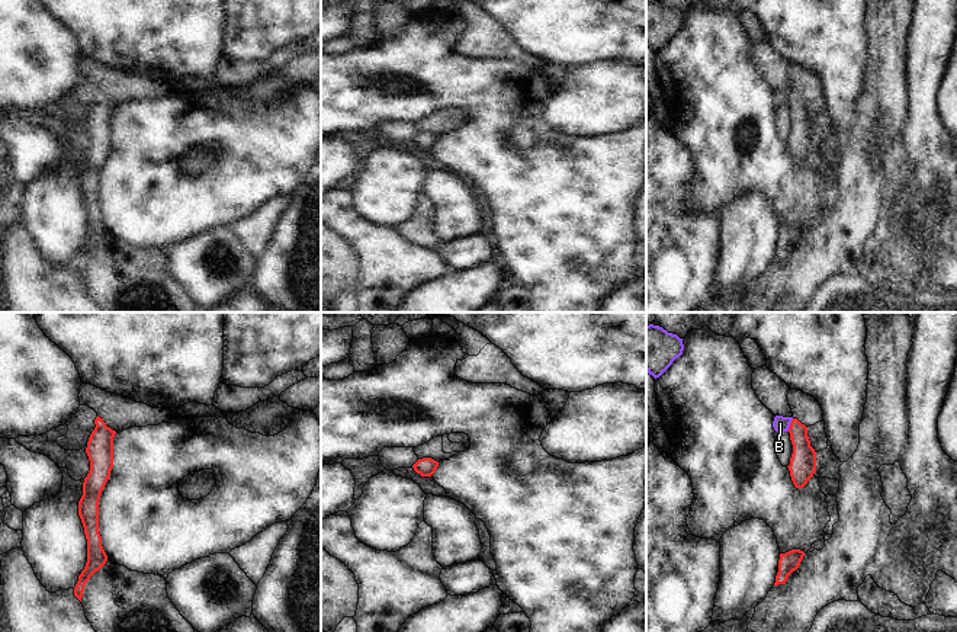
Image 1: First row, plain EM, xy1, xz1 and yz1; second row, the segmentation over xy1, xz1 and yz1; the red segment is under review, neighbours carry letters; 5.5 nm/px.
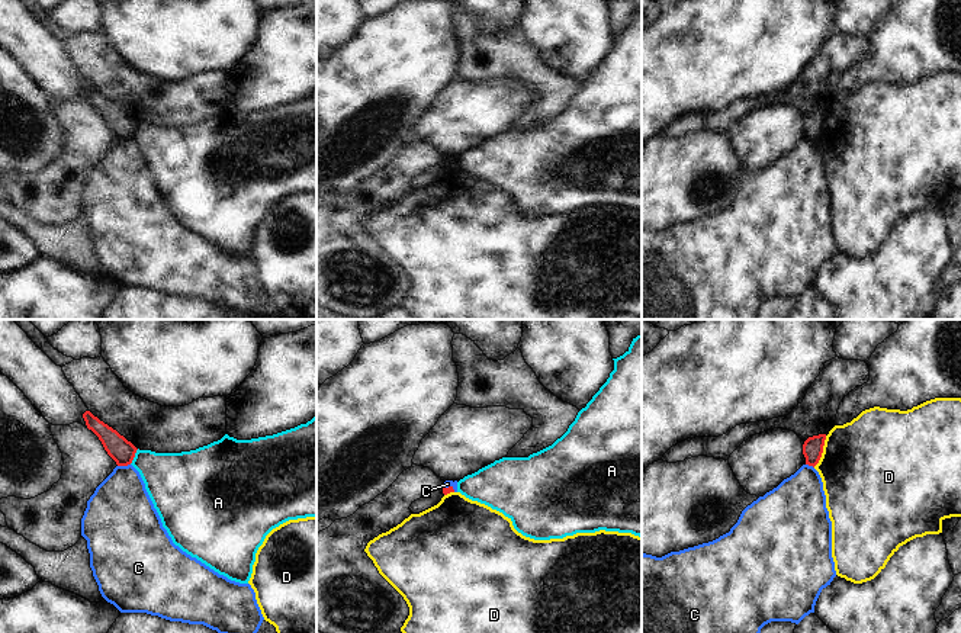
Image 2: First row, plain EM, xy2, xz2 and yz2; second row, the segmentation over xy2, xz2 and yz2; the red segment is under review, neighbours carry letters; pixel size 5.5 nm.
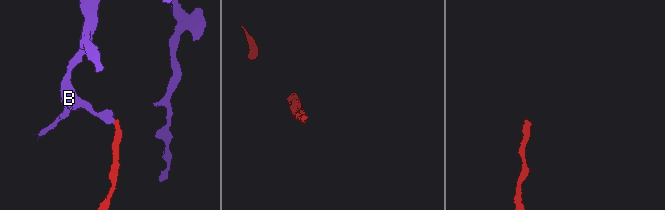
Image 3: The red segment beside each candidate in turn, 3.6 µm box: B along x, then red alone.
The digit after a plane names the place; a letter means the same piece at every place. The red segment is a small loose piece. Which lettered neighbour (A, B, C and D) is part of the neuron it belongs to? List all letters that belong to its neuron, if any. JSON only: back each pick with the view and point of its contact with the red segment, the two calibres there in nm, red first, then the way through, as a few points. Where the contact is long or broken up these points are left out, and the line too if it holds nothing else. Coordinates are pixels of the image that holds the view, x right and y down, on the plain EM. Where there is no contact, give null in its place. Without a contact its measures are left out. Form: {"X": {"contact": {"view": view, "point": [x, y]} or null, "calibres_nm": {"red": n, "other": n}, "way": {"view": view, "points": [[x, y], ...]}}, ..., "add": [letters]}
{"B": {"contact": {"view": "yz1", "point": [790, 99]}, "calibres_nm": {"red": 150, "other": 90}, "way": {"view": "yz1", "points": [[802, 141], [799, 108], [790, 99], [780, 98]]}}, "add": ["B"]}

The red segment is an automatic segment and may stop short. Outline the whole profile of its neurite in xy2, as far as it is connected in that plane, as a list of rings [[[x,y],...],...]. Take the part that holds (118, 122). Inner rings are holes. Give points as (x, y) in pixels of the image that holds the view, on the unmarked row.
[[[90,86],[83,89],[86,100],[102,116],[107,129],[116,136],[118,141],[128,141],[132,138],[136,122],[120,110],[116,105],[100,96]]]

